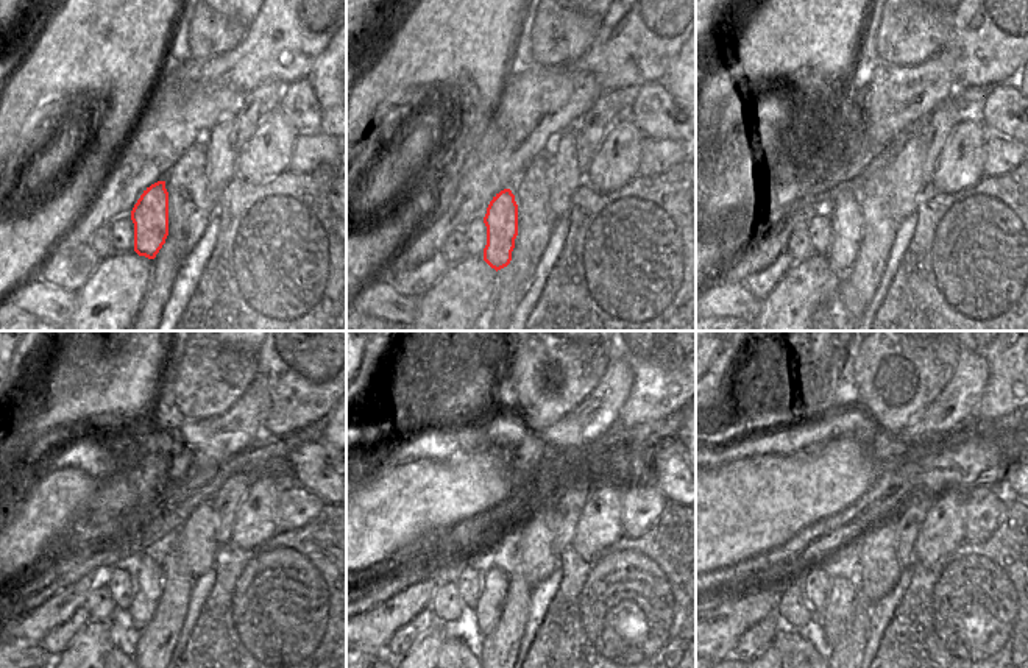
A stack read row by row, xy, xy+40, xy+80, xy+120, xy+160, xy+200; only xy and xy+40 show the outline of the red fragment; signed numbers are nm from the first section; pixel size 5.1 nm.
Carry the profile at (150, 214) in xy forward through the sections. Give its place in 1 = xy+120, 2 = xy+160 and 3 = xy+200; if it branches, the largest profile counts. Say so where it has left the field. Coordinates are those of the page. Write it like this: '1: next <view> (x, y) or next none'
1: next xy+120 (147, 575)
2: next xy+160 (489, 607)
3: next xy+200 (836, 615)

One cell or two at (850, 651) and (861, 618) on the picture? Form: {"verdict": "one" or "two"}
{"verdict": "one"}

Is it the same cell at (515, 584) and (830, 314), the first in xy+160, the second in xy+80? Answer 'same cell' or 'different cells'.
different cells

